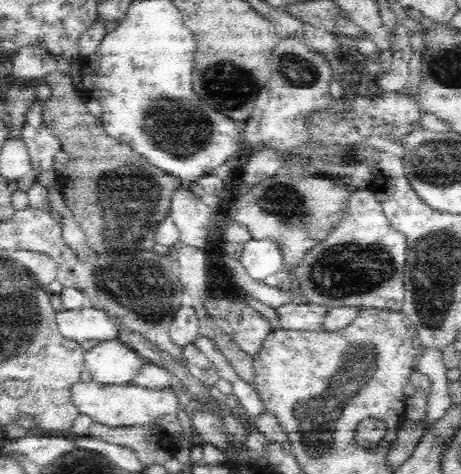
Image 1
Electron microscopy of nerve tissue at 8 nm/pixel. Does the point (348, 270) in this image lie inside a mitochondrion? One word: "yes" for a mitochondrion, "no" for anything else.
yes

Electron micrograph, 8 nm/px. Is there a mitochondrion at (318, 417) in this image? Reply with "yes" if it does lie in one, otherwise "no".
yes

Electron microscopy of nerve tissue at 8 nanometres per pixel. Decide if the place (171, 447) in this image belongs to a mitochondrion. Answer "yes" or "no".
no

